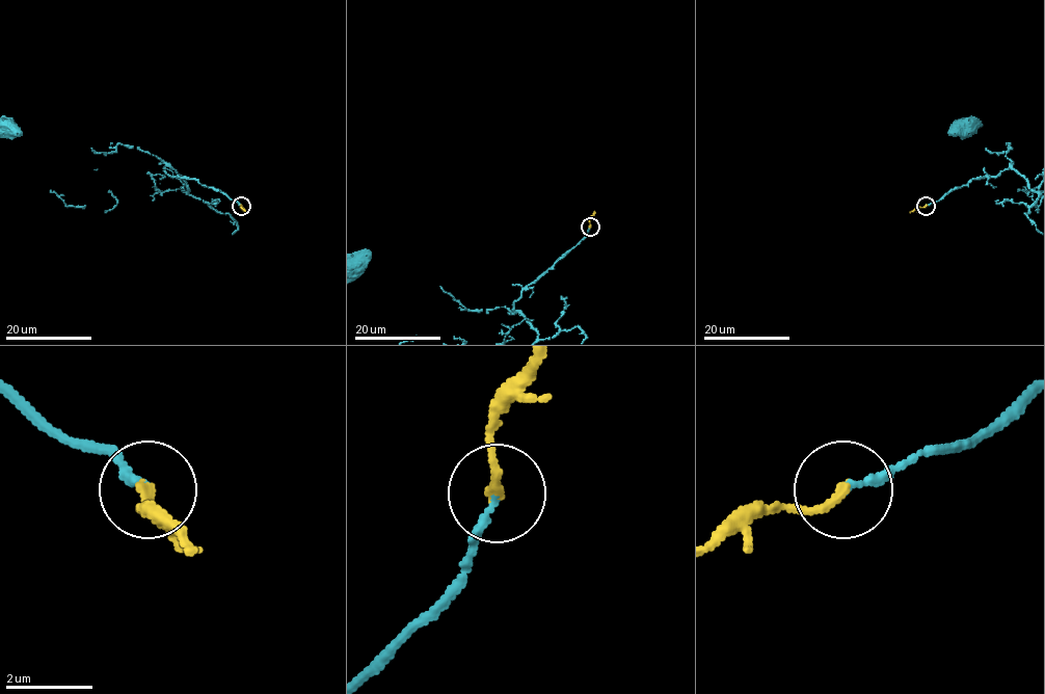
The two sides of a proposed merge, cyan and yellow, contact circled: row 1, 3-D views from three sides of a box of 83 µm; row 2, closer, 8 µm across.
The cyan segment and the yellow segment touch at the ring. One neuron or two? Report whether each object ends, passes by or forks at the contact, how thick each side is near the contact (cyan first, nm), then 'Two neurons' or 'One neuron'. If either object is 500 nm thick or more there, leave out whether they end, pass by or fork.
At the ring cyan ends. At the ring yellow ends. Thickness 170 nm (cyan) against 200 nm. One neuron

